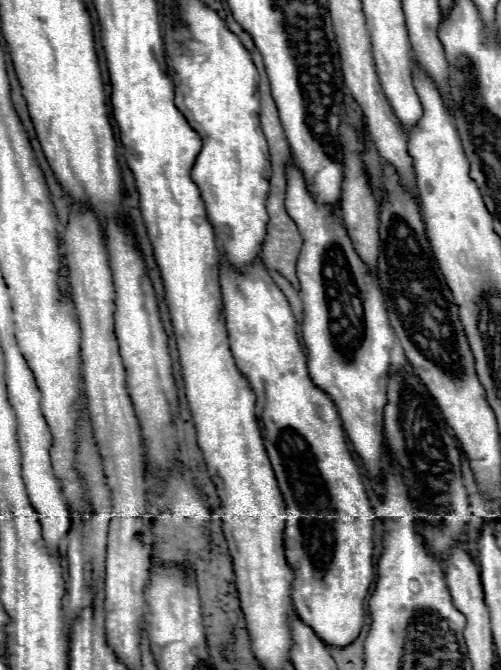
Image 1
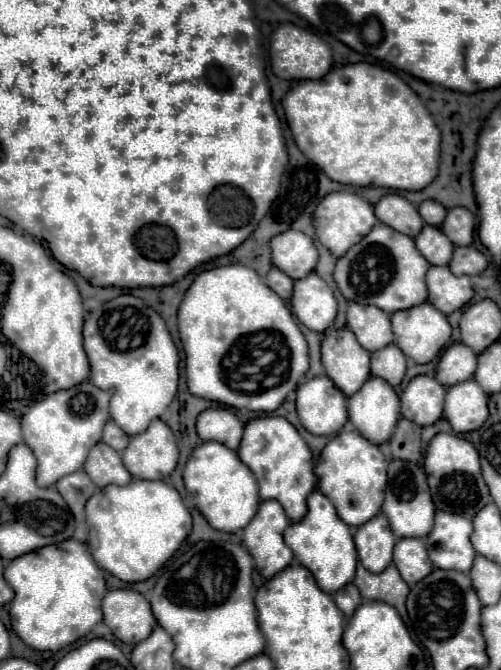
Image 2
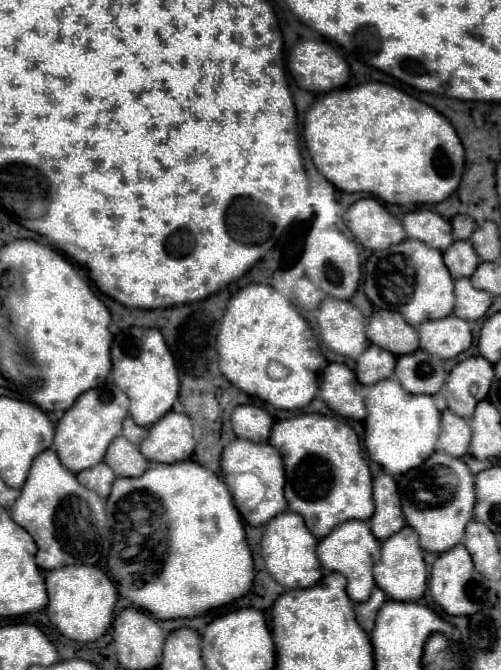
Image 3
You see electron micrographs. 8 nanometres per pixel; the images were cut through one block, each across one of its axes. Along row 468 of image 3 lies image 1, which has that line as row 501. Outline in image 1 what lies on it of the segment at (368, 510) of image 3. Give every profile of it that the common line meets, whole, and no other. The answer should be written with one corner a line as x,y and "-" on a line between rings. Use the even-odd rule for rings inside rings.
222,262
220,286
230,350
256,394
256,416
266,430
262,432
264,446
288,506
284,546
296,576
294,612
324,638
324,644
348,646
364,626
362,602
374,580
372,524
376,514
346,446
336,406
310,380
286,296
260,262
246,272
236,272

